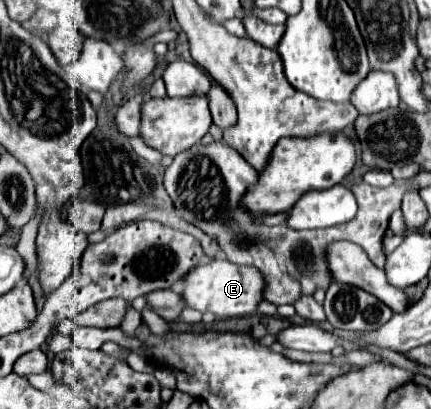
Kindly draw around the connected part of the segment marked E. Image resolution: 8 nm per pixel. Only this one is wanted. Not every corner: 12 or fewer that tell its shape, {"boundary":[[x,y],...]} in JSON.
{"boundary":[[213,259],[187,275],[187,307],[243,317],[263,301],[257,267]]}

